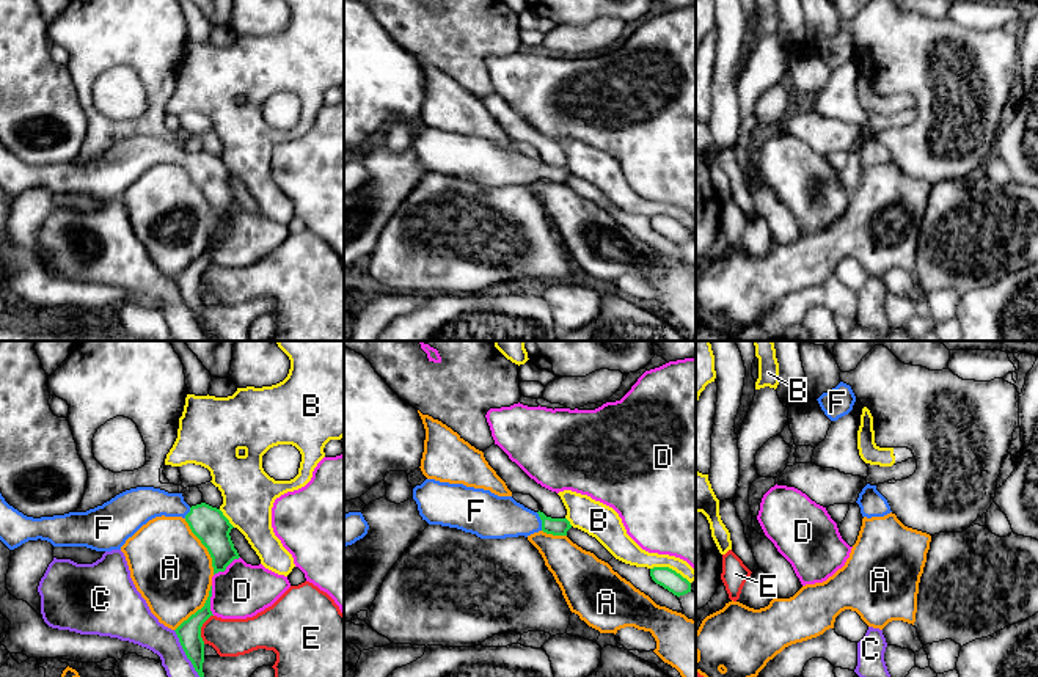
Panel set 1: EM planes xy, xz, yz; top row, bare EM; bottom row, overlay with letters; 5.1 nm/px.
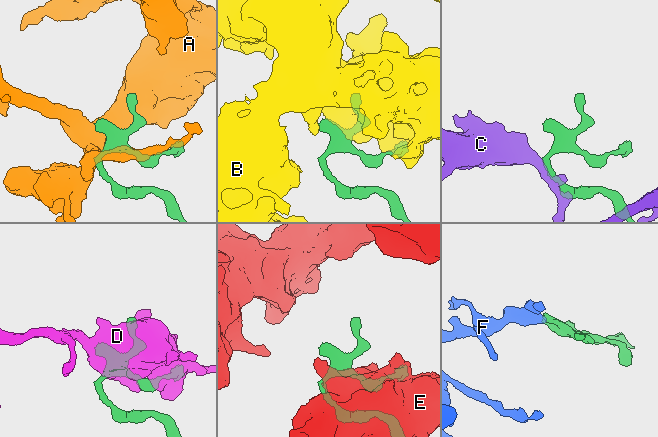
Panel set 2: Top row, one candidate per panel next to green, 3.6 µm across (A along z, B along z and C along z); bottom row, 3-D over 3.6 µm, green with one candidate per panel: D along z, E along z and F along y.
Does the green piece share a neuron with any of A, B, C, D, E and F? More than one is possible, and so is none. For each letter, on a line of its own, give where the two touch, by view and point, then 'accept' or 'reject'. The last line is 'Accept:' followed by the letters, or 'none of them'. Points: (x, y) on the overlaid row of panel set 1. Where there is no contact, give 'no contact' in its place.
A: xy (204, 545) | reject
B: xz (671, 569) | reject
C: xy (186, 654) | reject
D: xy (209, 600) | reject
E: xy (200, 629) | reject
F: xz (542, 522) | accept
Accept: F

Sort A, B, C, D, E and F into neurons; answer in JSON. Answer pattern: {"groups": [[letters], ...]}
{"groups": [["A"], ["B"], ["C"], ["D"], ["E"], ["F"]]}

